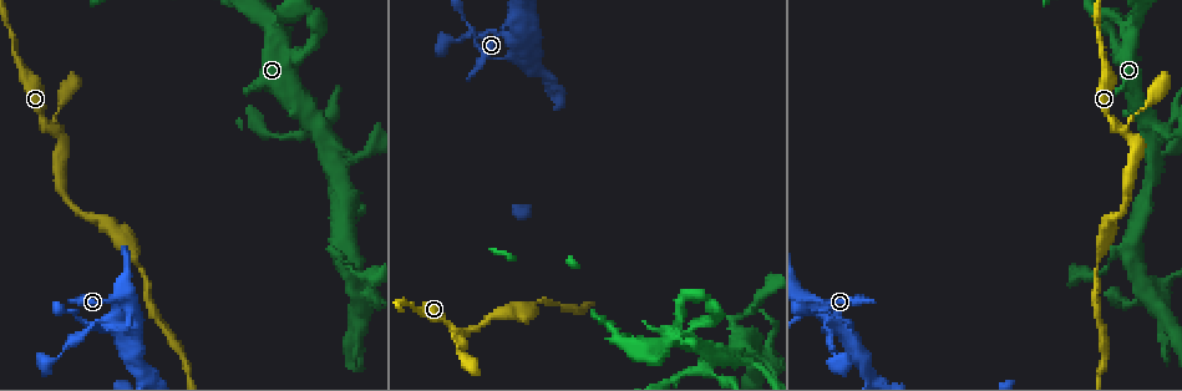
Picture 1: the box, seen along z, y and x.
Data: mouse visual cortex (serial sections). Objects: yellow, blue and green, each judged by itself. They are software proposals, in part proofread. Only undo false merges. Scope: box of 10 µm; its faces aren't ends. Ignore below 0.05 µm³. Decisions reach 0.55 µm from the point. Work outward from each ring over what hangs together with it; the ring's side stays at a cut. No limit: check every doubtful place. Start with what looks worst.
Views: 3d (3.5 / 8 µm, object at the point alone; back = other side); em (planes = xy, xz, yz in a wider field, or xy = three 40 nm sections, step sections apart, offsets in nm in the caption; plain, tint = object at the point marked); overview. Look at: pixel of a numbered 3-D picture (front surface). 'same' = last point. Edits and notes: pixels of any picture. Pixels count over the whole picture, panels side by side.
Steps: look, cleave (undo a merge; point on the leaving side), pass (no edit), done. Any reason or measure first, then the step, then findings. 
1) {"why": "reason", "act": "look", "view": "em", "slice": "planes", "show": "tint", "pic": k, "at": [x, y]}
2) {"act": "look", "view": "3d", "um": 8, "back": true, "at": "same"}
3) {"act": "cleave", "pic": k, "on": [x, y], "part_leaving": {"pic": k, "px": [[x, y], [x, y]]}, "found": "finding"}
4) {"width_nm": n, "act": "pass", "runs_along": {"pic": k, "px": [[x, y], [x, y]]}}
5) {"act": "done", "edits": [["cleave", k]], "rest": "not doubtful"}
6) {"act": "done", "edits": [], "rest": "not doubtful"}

{"why": "a fork", "act": "look", "view": "3d", "um": 3.5, "pic": 1, "at": [1123, 133]}

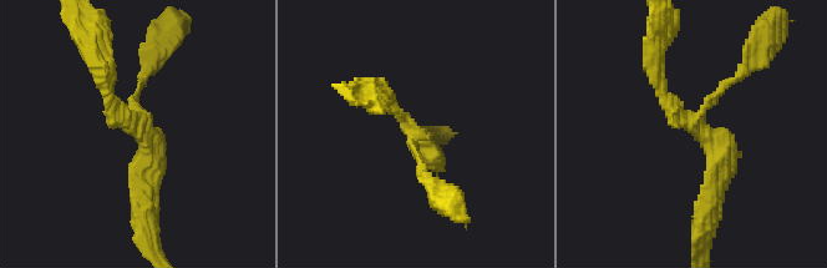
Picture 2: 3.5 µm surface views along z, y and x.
{"arm_widths_nm": [100, 200, 300], "act": "pass", "runs_along": {"pic": 2, "px": [[654, 59], [663, 94], [718, 151], [714, 188]]}, "found": "one cell here"}

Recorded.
{"why": "sharp bend", "act": "look", "view": "3d", "um": 8, "pic": 1, "at": [1129, 23]}

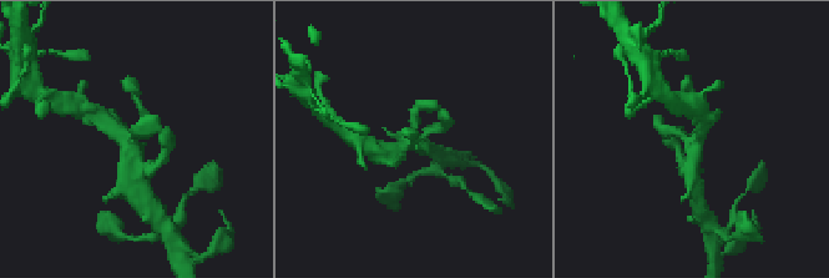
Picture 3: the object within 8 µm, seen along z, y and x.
{"why": "shape alone is not enough", "act": "look", "view": "em", "slice": "xy", "step": 2, "show": "tint", "at": "same"}

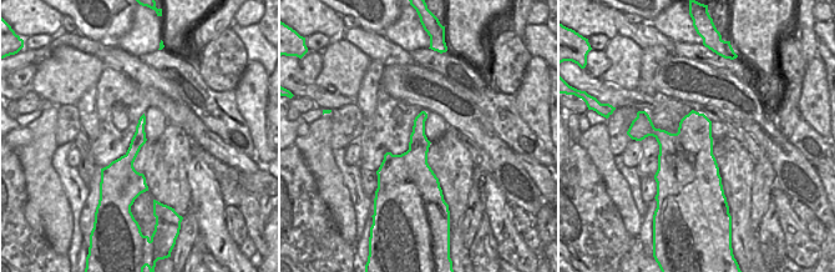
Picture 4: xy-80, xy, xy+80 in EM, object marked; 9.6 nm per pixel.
{"arm_widths_nm": [150, 250, 300, 350], "act": "pass", "found": "all the same cell"}

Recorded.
{"why": "calibre changes", "act": "look", "view": "3d", "um": 3.5, "pic": 1, "at": [136, 265]}

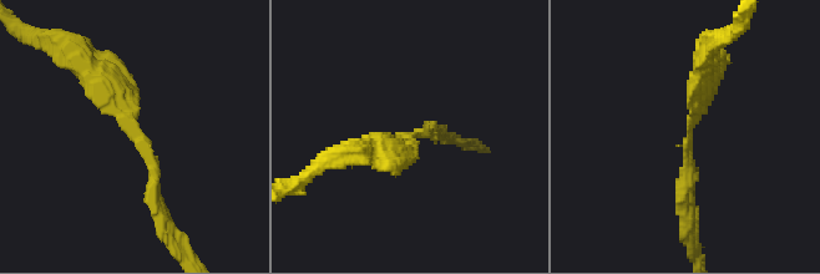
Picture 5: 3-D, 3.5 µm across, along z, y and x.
{"arm_widths_nm": [200, 300], "why": "now the EM", "act": "look", "view": "em", "slice": "planes", "show": "tint", "pic": 5, "at": [133, 133]}

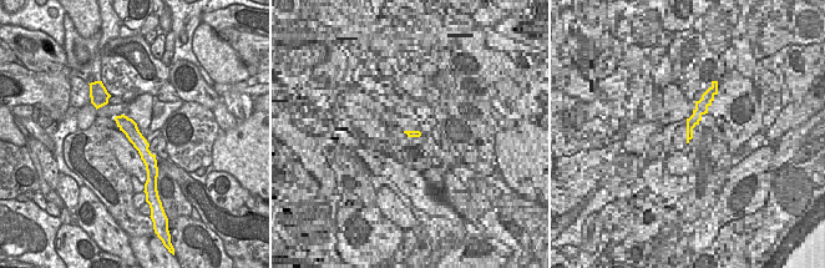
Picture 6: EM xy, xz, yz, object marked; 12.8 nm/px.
{"width_nm": 200, "act": "pass", "runs_along": {"pic": 6, "px": [[119, 119], [140, 142], [151, 167]]}, "found": "one cell here"}

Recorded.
{"act": "done", "edits": [], "rest": "not doubtful"}

